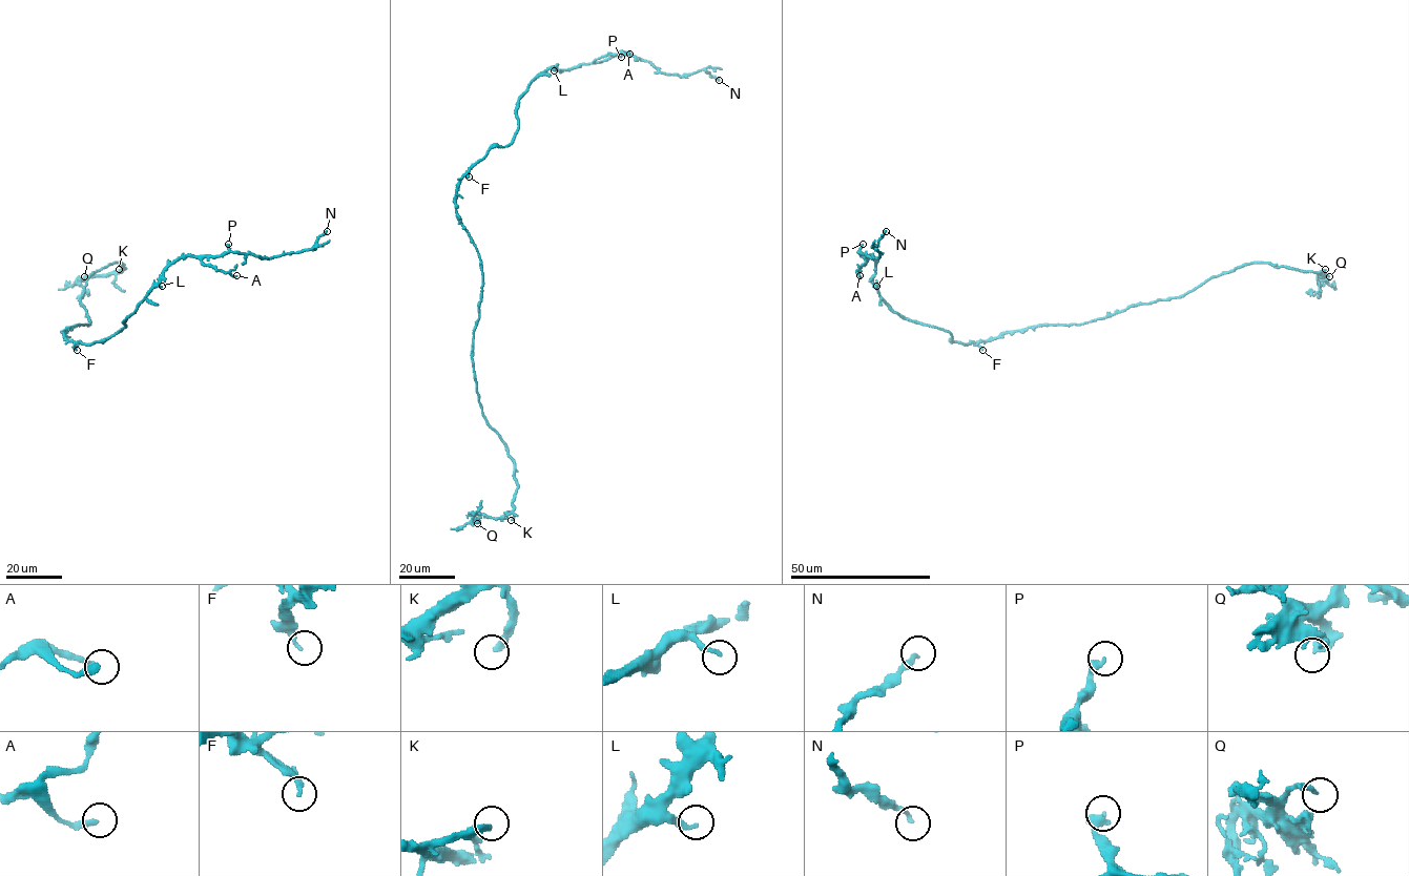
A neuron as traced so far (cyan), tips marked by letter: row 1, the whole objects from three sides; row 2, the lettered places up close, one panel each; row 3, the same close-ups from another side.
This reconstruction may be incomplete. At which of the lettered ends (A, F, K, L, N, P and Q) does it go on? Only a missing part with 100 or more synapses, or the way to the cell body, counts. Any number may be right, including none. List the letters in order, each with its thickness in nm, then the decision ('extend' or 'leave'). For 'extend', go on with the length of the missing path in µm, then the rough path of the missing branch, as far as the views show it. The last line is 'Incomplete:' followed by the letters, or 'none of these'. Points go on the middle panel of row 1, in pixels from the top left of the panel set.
A: 280 nm | leave
F: 190 nm | leave
K: 280 nm | extend | 90 µm
L: 200 nm | leave
N: 200 nm | leave
P: 400 nm | leave
Q: 260 nm | leave
Incomplete: K

